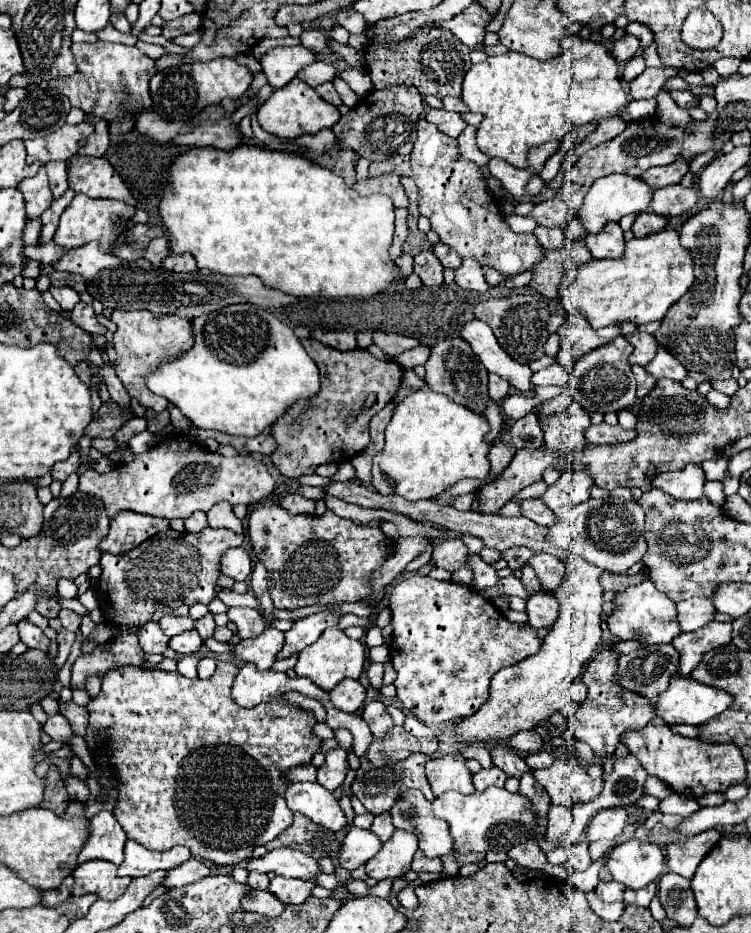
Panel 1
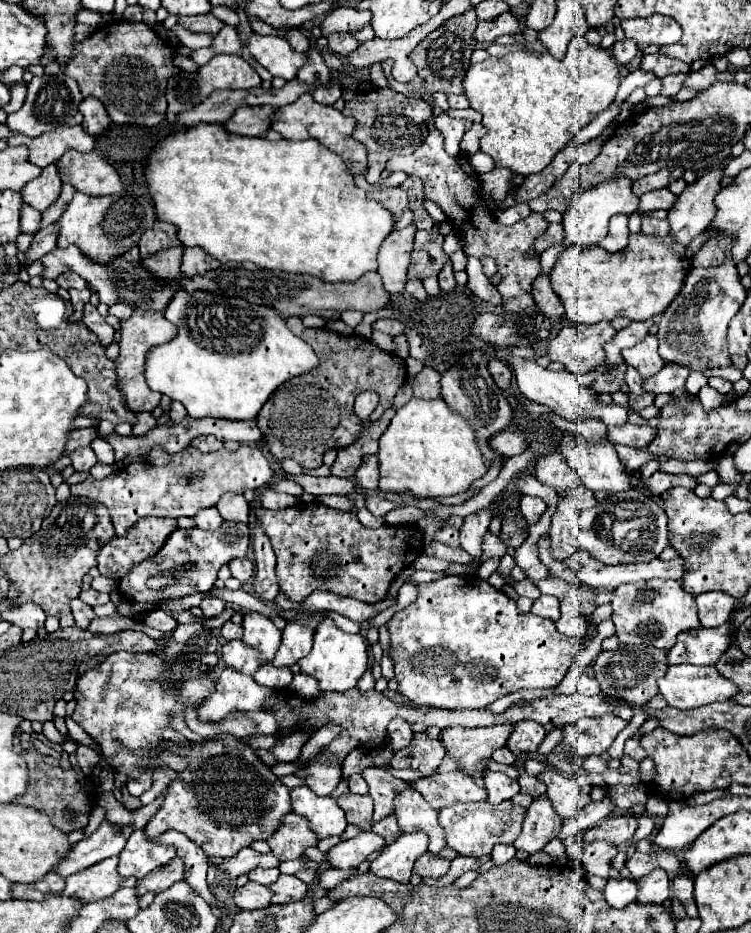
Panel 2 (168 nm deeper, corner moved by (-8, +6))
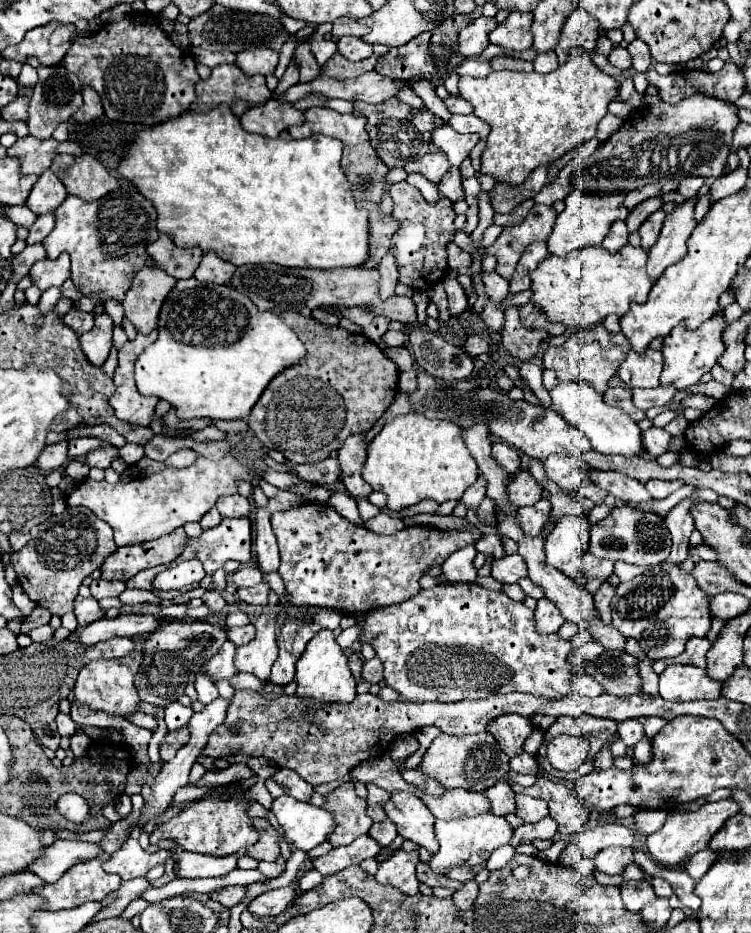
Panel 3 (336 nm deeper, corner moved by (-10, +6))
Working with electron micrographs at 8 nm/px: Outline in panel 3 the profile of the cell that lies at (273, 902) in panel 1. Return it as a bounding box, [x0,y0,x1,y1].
[209,885,247,909]

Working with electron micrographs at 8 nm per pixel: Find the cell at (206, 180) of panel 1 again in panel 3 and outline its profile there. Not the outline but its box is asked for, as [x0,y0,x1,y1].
[119,103,369,269]

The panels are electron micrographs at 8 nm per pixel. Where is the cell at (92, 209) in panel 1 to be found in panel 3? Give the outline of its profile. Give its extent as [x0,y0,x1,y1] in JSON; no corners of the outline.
[43,195,159,299]

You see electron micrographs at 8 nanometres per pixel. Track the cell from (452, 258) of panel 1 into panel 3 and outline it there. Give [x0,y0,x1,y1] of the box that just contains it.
[447,243,471,269]

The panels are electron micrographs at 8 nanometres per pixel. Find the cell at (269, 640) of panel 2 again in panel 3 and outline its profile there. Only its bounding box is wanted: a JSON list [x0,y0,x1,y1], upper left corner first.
[235,615,277,679]

